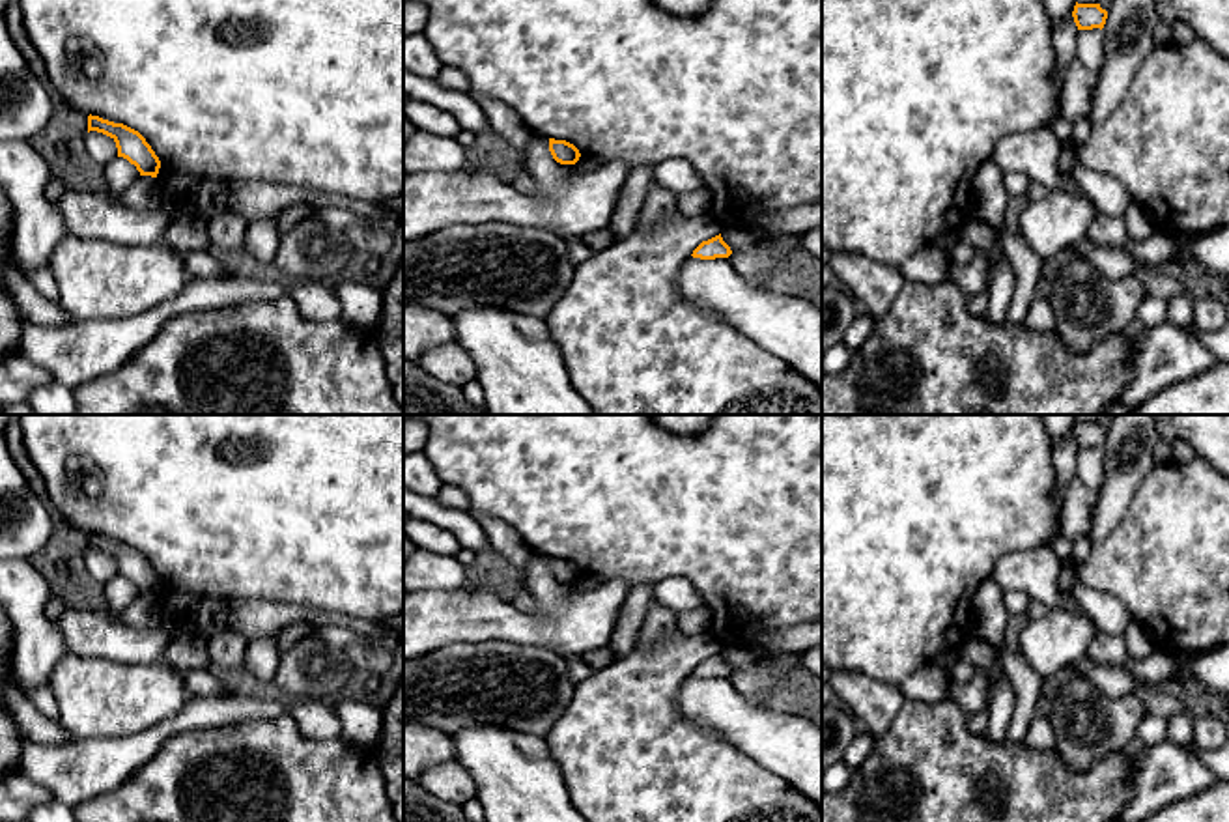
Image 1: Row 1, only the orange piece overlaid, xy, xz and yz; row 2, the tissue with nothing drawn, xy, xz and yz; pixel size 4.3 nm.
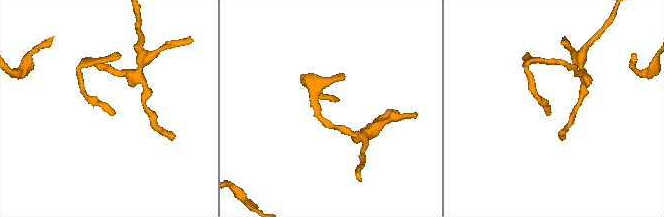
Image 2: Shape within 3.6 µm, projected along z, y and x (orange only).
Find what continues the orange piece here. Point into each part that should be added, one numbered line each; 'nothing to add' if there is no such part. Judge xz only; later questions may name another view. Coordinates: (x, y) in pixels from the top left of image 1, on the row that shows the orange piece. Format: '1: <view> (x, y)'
nothing to add

